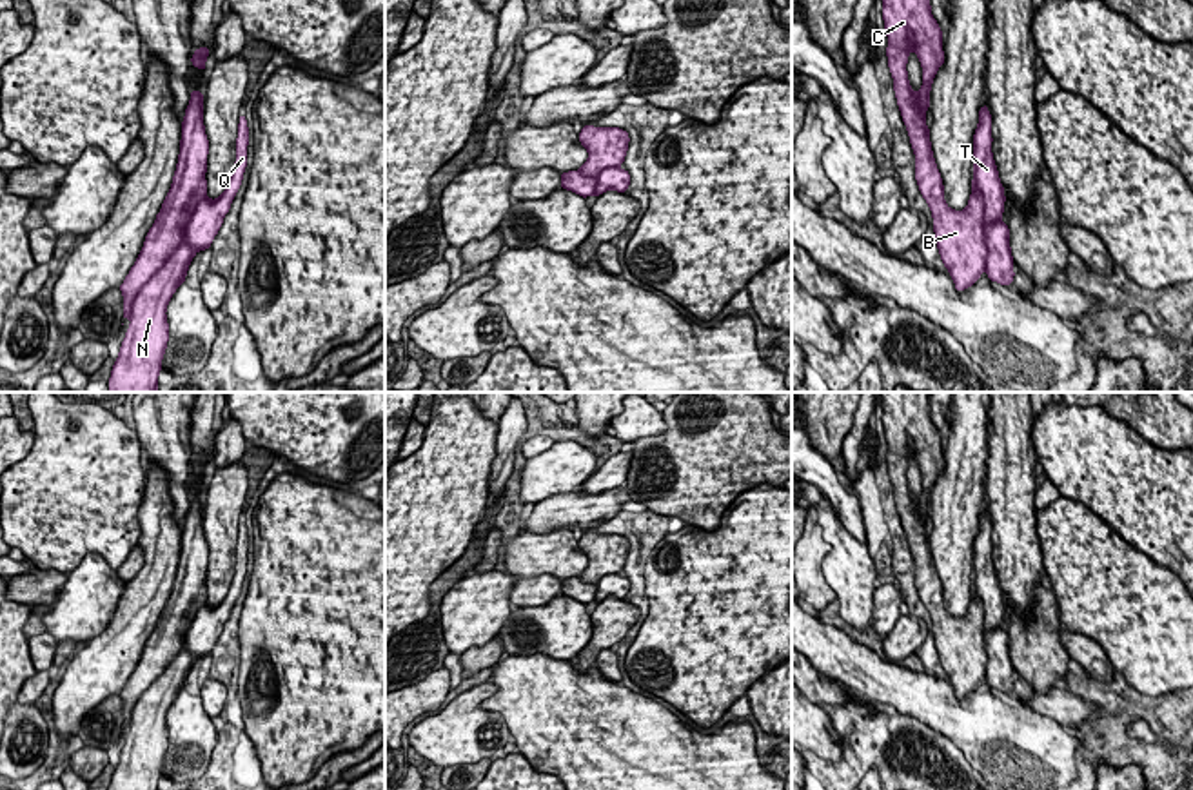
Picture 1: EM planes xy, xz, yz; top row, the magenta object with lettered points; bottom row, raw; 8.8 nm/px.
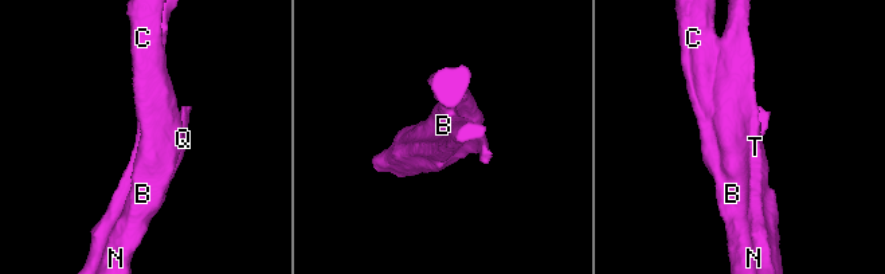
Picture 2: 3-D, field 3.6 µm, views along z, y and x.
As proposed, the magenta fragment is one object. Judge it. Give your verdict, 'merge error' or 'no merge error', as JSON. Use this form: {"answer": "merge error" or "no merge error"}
{"answer": "merge error"}

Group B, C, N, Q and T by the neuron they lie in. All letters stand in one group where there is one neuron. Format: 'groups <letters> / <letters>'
groups B C N Q / T

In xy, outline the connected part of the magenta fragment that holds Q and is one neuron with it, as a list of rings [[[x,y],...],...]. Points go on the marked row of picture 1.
[[[240,114],[236,162],[227,189],[211,200],[203,196],[182,232],[182,242],[140,289],[133,301],[131,325],[109,378],[109,392],[158,392],[158,374],[169,341],[167,305],[185,281],[198,251],[211,247],[242,185],[247,167],[249,127]]]

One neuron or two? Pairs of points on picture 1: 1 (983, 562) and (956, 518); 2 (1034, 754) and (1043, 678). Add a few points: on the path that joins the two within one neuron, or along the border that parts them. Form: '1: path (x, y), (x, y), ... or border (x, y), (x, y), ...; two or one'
1: border (988, 505), (979, 518), (974, 542), (972, 583); two
2: border (1061, 683), (1045, 692), (1034, 692); two

